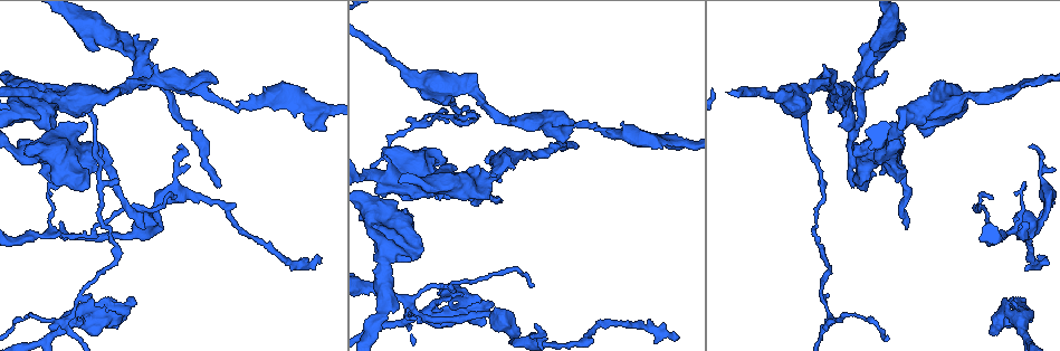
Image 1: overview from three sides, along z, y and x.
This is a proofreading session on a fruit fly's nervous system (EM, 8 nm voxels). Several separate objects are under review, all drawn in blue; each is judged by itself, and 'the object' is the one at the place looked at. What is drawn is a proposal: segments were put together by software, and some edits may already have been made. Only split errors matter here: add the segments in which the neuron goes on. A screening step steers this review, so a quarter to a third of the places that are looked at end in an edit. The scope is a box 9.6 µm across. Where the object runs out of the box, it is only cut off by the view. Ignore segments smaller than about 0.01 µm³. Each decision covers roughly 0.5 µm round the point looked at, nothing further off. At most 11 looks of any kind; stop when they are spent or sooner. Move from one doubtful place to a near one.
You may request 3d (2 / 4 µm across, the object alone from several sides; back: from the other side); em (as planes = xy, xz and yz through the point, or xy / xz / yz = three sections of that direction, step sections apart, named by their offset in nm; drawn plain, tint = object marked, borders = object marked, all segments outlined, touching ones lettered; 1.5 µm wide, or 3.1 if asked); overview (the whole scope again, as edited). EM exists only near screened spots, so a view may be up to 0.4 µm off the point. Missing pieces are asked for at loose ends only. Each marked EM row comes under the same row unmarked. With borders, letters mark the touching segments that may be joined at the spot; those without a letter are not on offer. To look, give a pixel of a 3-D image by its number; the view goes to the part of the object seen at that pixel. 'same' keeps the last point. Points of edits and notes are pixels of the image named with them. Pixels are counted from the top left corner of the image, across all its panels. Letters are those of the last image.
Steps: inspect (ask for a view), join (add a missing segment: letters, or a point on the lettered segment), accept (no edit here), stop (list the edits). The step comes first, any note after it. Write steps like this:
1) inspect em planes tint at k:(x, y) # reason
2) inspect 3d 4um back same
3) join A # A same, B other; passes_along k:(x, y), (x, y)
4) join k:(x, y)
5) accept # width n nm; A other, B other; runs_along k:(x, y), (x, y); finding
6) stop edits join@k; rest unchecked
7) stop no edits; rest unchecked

inspect em planes borders at 1:(1032, 143) # an open end

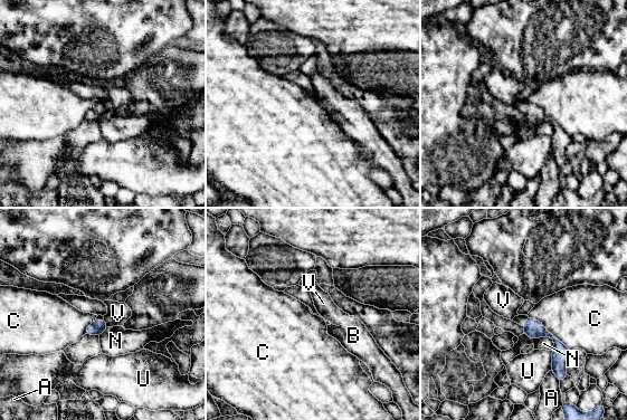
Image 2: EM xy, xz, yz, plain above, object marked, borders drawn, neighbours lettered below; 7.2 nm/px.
accept # A other, B other, C other, N other, U other, V other; runs_along 2:(529, 320), (557, 342), (562, 372); no lettered segment goes on from it

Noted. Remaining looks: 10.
inspect em xy step 4 borders at 1:(921, 133) # free end

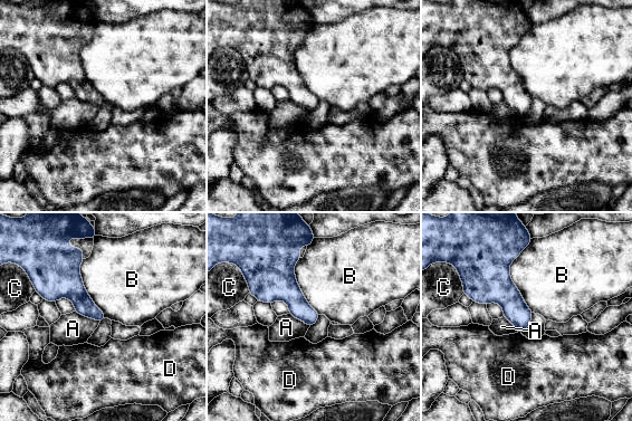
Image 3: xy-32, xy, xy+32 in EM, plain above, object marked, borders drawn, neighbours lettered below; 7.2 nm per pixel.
inspect em planes borders same # cut it another way

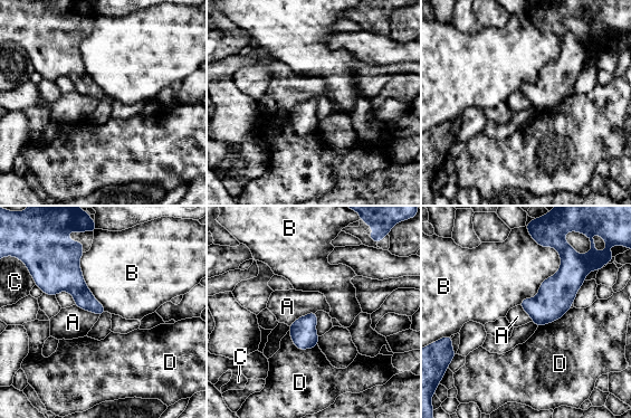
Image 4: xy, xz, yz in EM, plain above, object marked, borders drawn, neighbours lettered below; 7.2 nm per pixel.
accept # longest_contact B 500 nm; A other, B other, C other, D other; border 4:(315, 311), (299, 316), (289, 326); no lettered segment goes on from it

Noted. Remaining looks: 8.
inspect em xy step 4 borders at 1:(124, 305) # free end

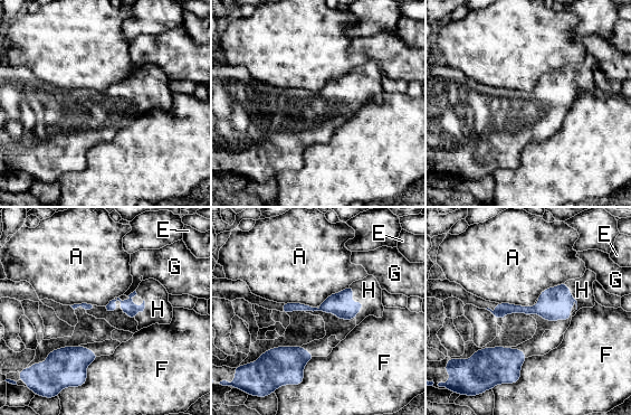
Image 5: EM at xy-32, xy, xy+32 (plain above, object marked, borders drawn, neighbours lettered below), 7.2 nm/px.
join H # A other, E other, F other, G other, H same; passes_along 5:(554, 303), (572, 296), (582, 290); the neuron continues

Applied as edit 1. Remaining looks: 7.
inspect em planes borders at 1:(58, 187) # an open end

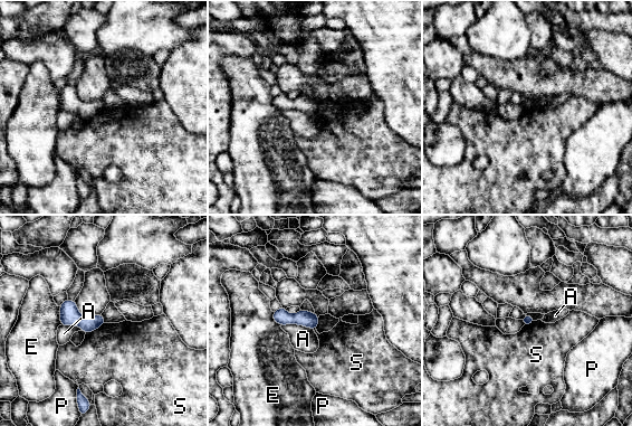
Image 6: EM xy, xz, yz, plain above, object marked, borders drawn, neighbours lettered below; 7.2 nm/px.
accept # width 70 nm; A other, E other, P other, S other; runs_along 6:(276, 314), (286, 319), (316, 320); none of them fits

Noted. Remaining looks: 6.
stop edits join@5; rest unchecked

